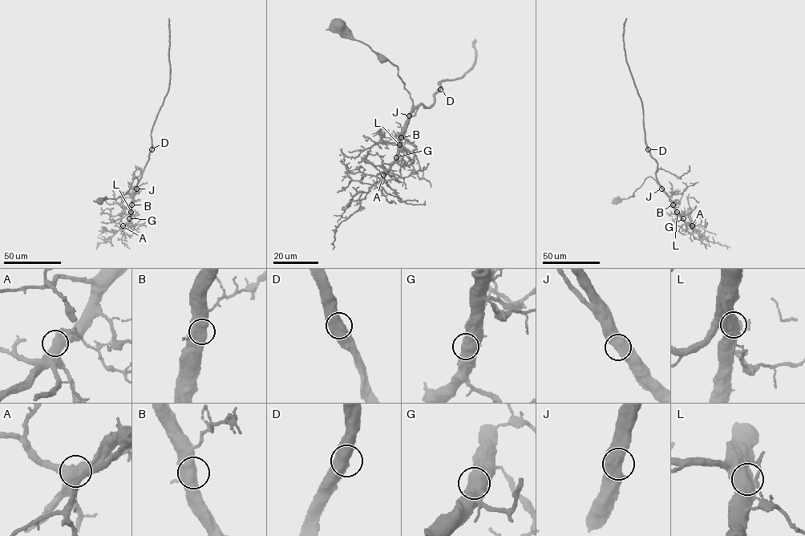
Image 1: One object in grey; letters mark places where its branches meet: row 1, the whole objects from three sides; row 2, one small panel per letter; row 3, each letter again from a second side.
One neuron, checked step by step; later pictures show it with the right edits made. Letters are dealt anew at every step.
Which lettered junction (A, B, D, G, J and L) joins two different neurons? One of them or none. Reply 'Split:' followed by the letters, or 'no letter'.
Split: no letter

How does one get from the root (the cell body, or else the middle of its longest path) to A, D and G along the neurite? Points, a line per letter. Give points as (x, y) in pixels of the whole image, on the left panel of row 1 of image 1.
A: (100, 200), (123, 196), (136, 176), (138, 183), (131, 203), (131, 218), (123, 225)
D: (100, 200), (124, 195), (130, 188), (133, 177), (135, 176), (138, 180), (140, 177), (151, 149)
G: (100, 200), (123, 196), (135, 176), (137, 185), (129, 218)

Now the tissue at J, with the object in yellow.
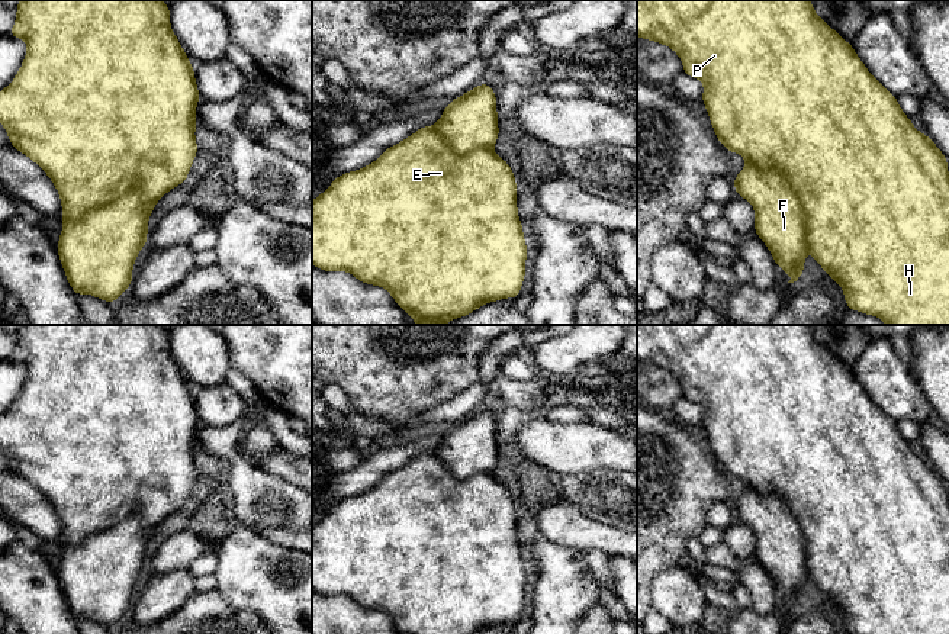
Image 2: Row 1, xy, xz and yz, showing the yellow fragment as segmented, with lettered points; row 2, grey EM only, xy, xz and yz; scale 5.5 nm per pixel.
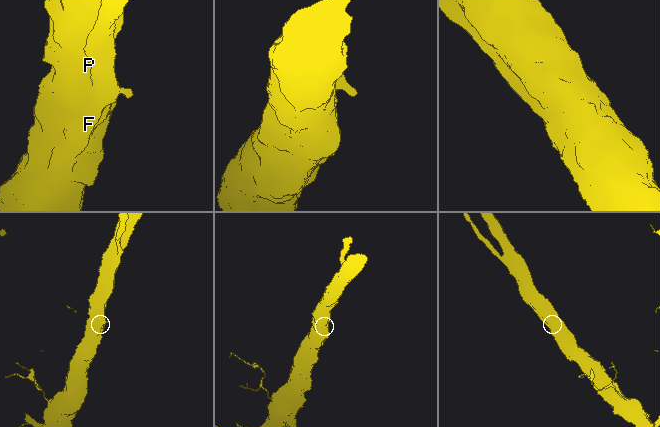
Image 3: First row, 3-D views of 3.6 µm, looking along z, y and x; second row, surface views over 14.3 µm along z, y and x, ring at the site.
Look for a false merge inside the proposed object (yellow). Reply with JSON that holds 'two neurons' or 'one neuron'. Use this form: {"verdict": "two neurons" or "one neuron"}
{"verdict": "one neuron"}

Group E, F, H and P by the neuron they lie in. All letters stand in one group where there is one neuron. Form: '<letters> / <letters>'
E F H P

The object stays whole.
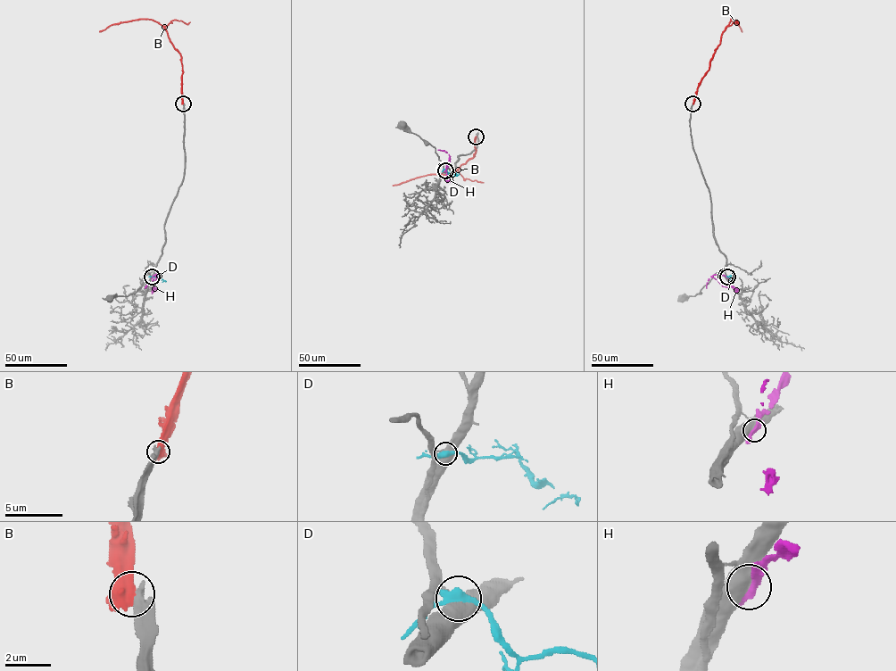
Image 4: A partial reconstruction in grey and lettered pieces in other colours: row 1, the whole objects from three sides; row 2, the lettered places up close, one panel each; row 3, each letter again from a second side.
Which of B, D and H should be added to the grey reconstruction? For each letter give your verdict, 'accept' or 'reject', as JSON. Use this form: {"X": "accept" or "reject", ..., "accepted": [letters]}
{"B": "reject", "D": "reject", "H": "reject", "accepted": []}

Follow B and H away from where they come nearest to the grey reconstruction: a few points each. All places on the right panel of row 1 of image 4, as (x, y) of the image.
B: (692, 103), (698, 84), (709, 70), (709, 61), (731, 19), (742, 32)
H: (726, 277), (717, 274), (713, 276), (723, 286), (735, 288), (735, 294)

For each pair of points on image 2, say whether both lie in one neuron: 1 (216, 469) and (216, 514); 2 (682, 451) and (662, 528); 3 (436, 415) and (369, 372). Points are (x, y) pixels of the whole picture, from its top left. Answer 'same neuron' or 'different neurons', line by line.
1: same neuron
2: same neuron
3: different neurons

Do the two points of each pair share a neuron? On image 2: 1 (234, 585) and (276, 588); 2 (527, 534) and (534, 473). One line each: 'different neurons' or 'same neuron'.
1: same neuron
2: same neuron

